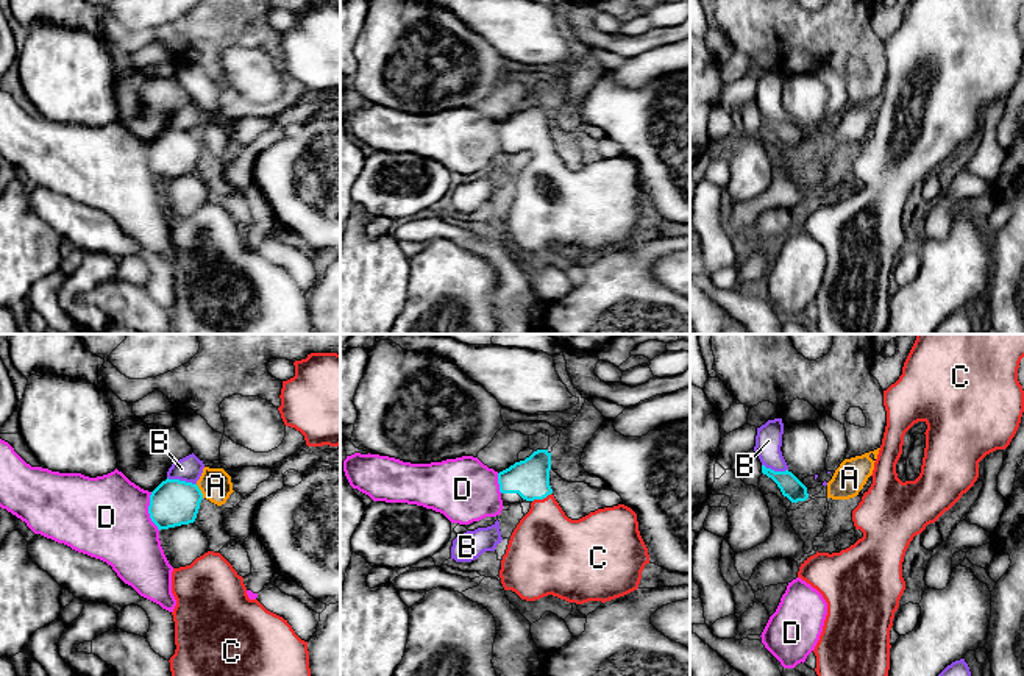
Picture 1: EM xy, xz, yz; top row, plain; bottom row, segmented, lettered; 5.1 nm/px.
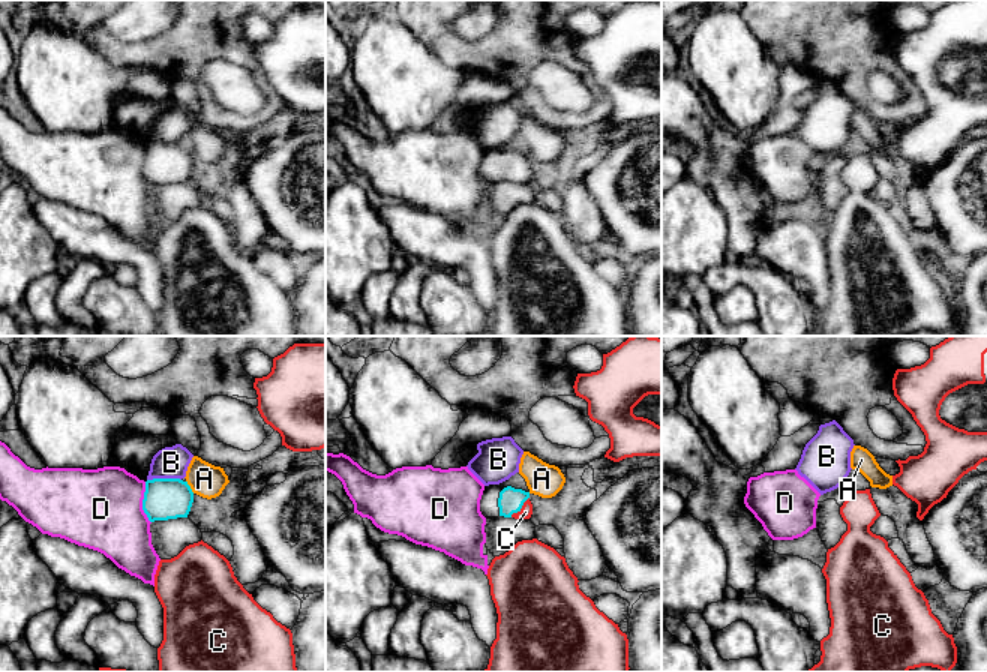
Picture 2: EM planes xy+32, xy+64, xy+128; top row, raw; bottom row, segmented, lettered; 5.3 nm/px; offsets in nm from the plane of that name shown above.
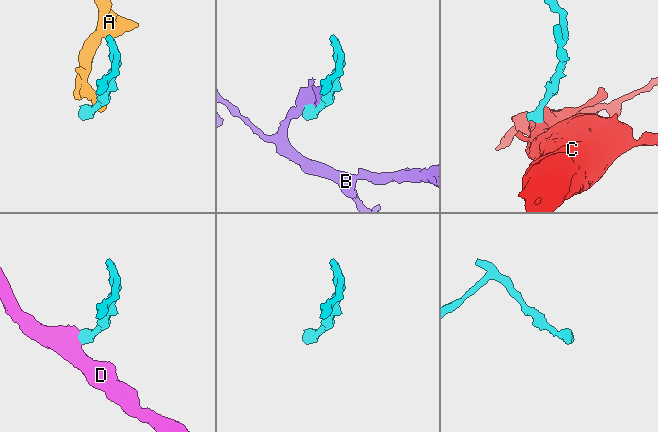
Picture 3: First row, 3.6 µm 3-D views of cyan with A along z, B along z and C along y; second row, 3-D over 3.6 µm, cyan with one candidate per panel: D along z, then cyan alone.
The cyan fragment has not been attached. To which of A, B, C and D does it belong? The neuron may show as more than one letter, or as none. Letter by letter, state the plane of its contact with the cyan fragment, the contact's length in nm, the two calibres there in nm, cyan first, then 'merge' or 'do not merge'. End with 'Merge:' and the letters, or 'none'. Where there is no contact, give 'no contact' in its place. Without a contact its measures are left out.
A: xy | 80 nm | 240/160 nm | do not merge
B: xy | 160 nm | 240/140 nm | do not merge
C: xz | 120 nm | 200/380 nm | merge
D: xy | 200 nm | 240/440 nm | do not merge
Merge: C

